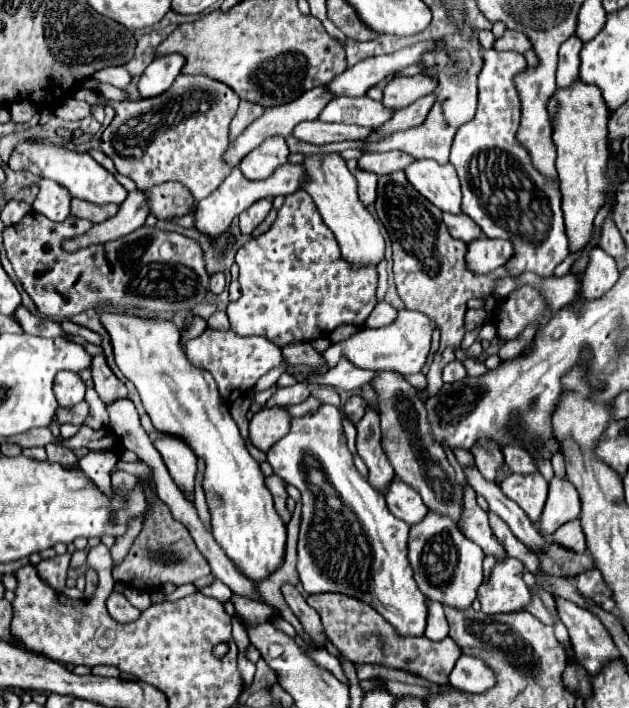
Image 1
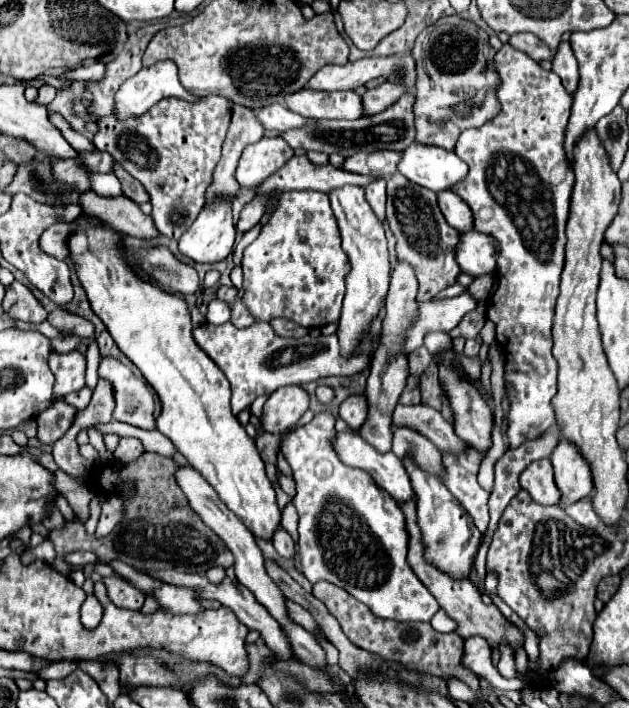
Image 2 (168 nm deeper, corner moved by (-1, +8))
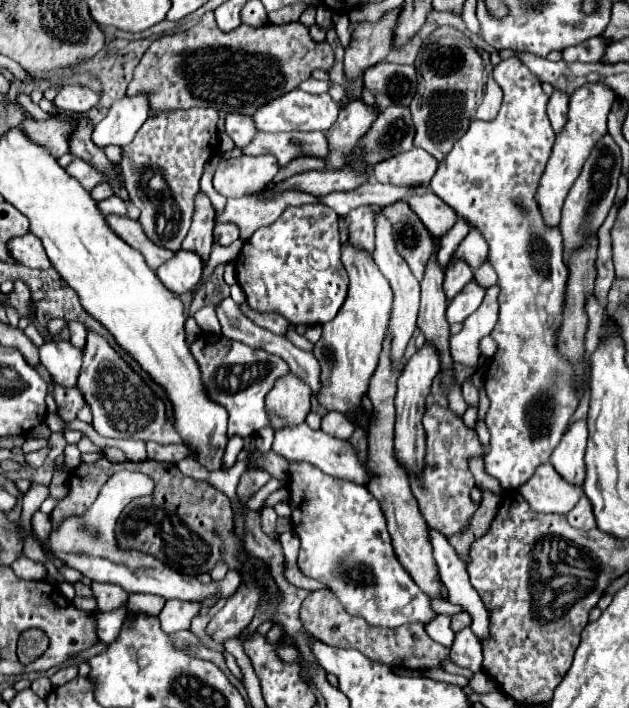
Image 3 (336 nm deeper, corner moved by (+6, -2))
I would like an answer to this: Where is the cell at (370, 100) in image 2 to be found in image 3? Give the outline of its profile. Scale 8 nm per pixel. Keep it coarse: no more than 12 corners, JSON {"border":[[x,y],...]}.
{"border":[[361,98],[341,108],[337,124],[325,132],[333,144],[335,170],[345,166],[349,152],[359,136],[371,128],[377,106]]}

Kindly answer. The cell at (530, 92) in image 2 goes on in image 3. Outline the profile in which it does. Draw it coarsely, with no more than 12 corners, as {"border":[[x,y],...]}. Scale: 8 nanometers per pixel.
{"border":[[515,56],[431,190],[499,280],[485,470],[515,490],[579,398],[567,268],[535,200],[555,132]]}

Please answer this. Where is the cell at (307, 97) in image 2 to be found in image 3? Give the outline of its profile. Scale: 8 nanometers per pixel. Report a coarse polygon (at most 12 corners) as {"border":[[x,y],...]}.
{"border":[[293,90],[253,116],[261,132],[329,130],[339,104]]}

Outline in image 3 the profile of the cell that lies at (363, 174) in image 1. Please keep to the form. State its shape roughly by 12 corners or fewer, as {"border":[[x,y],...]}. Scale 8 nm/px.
{"border":[[377,206],[349,212],[349,242],[373,252]]}

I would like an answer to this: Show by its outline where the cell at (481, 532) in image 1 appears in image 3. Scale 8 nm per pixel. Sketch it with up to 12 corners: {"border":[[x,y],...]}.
{"border":[[427,408],[421,514],[445,536],[469,528],[479,502],[469,458],[489,450],[475,430]]}

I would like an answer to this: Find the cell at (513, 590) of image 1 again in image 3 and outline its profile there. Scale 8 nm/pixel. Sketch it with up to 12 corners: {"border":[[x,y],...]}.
{"border":[[461,612],[451,617],[451,628],[458,632],[471,626],[471,617]]}

